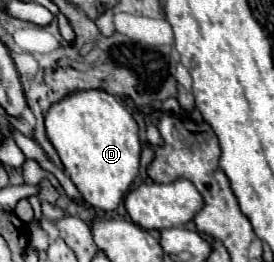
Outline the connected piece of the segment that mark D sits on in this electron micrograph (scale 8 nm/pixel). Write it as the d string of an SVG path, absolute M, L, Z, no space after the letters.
M103 89L69 93L69 97L51 105L45 115L45 131L83 199L97 209L113 211L139 173L143 145L139 125L125 103Z

